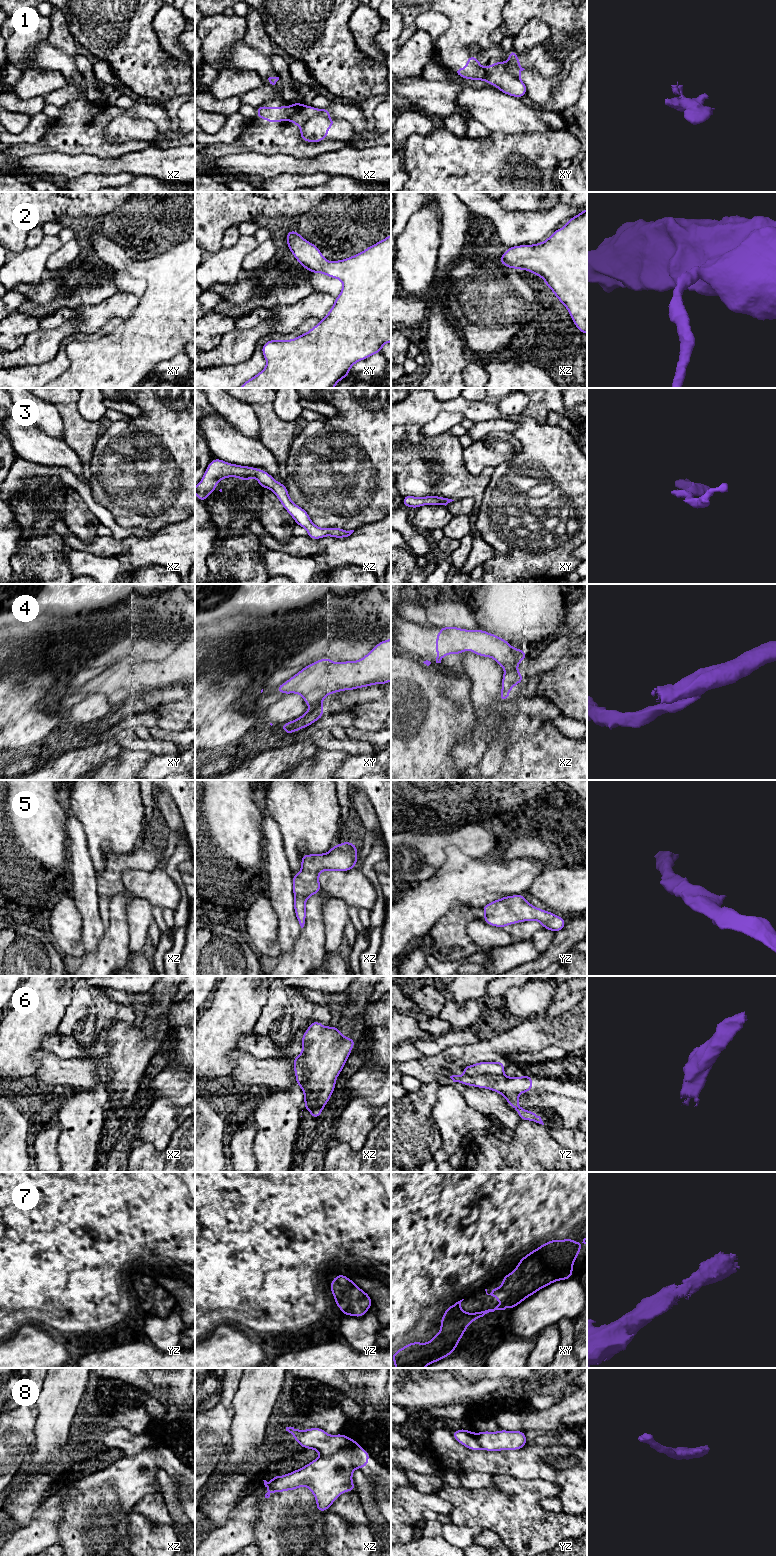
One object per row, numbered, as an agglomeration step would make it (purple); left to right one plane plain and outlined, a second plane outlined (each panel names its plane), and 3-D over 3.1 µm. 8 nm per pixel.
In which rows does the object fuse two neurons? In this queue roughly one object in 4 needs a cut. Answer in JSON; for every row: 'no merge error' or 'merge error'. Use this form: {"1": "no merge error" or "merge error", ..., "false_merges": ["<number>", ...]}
{"1": "merge error", "2": "no merge error", "3": "no merge error", "4": "merge error", "5": "no merge error", "6": "merge error", "7": "no merge error", "8": "merge error", "false_merges": ["1", "4", "6", "8"]}

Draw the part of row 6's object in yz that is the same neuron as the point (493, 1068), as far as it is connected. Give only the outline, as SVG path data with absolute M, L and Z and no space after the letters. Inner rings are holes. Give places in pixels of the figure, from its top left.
M502 1061L499 1062L479 1062L474 1065L464 1066L462 1070L469 1075L501 1075L503 1074L505 1065Z

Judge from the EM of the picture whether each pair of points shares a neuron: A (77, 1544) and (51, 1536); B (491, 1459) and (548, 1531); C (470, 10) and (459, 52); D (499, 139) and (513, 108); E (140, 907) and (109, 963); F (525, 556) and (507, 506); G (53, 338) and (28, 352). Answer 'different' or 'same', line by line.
A: different
B: different
C: same
D: different
E: different
F: same
G: same

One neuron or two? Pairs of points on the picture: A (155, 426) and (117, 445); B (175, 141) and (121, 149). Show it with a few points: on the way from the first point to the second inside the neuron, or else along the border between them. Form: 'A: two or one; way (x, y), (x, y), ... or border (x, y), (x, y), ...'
A: one; way (146, 435), (136, 445), (126, 445)
B: two; border (174, 133), (170, 138), (158, 139), (151, 146)

